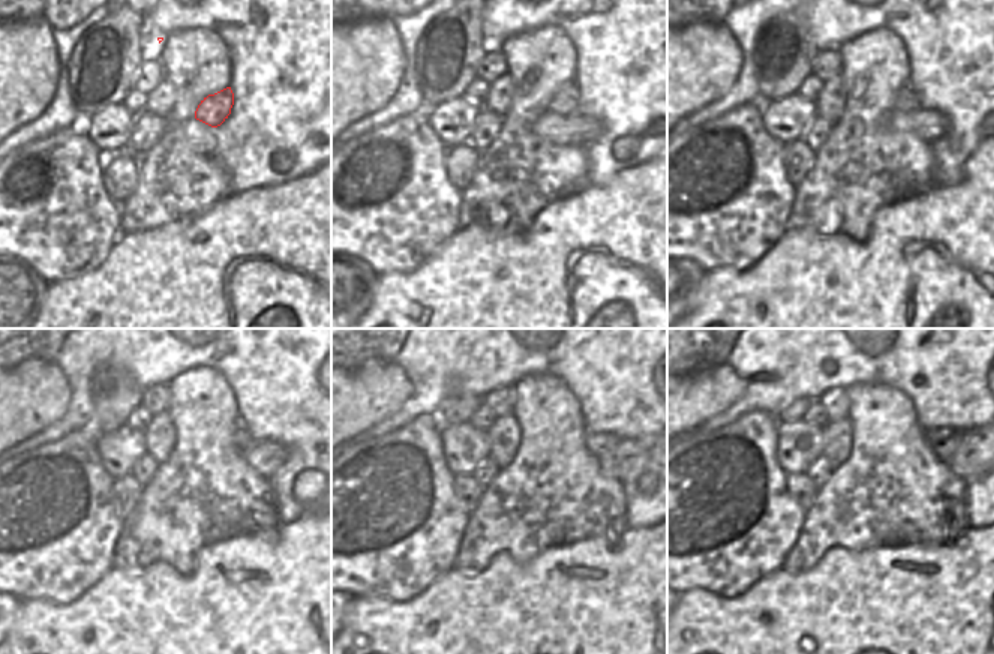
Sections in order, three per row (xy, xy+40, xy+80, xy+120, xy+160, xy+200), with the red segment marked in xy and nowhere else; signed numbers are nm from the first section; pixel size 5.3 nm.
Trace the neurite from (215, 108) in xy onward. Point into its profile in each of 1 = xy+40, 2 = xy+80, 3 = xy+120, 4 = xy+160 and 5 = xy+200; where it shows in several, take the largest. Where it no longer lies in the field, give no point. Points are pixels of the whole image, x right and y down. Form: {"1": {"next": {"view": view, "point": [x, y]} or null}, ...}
{"1": {"next": {"view": "xy+40", "point": [565, 101]}}, "2": {"next": {"view": "xy+80", "point": [906, 101]}}, "3": {"next": {"view": "xy+120", "point": [242, 440]}}, "4": {"next": {"view": "xy+160", "point": [598, 444]}}, "5": {"next": {"view": "xy+200", "point": [943, 441]}}}

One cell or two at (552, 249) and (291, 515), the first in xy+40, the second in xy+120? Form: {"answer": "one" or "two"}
{"answer": "two"}

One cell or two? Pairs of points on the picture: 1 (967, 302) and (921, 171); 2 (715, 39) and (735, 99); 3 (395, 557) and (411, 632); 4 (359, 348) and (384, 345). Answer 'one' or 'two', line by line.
1: two
2: two
3: two
4: one

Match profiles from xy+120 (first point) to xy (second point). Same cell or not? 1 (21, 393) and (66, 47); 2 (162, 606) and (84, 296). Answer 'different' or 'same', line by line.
1: different
2: same

